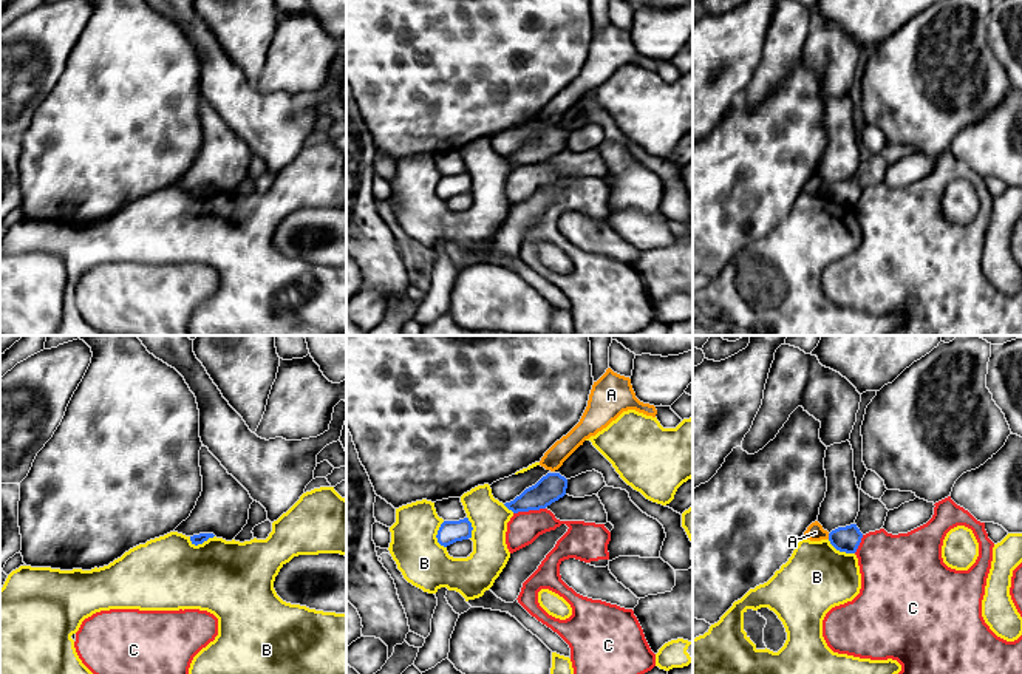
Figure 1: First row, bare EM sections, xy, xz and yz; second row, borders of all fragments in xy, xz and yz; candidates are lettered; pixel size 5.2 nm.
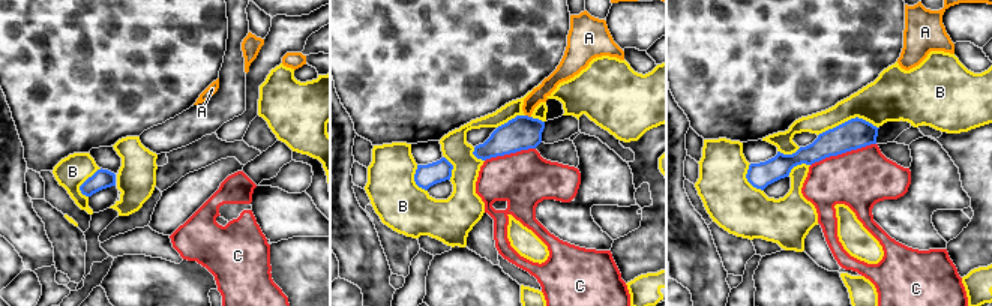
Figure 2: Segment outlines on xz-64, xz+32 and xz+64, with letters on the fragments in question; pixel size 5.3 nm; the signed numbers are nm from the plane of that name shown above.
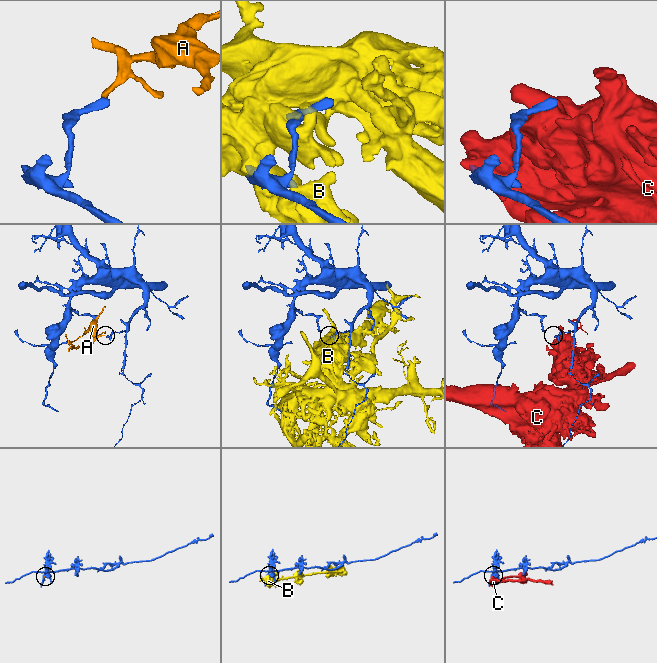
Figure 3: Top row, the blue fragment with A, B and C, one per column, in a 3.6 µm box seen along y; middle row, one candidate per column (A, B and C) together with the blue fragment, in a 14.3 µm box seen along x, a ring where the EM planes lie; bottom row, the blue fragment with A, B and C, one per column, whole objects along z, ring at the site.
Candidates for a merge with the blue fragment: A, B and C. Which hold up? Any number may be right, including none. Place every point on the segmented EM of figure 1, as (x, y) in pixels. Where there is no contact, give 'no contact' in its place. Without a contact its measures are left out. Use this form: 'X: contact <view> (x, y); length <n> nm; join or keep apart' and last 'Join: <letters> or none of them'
A: contact yz (829, 537); length 30 nm; keep apart
B: contact xy (201, 543); length 140 nm; keep apart
C: contact xz (529, 509); length 170 nm; keep apart
Join: none of them

